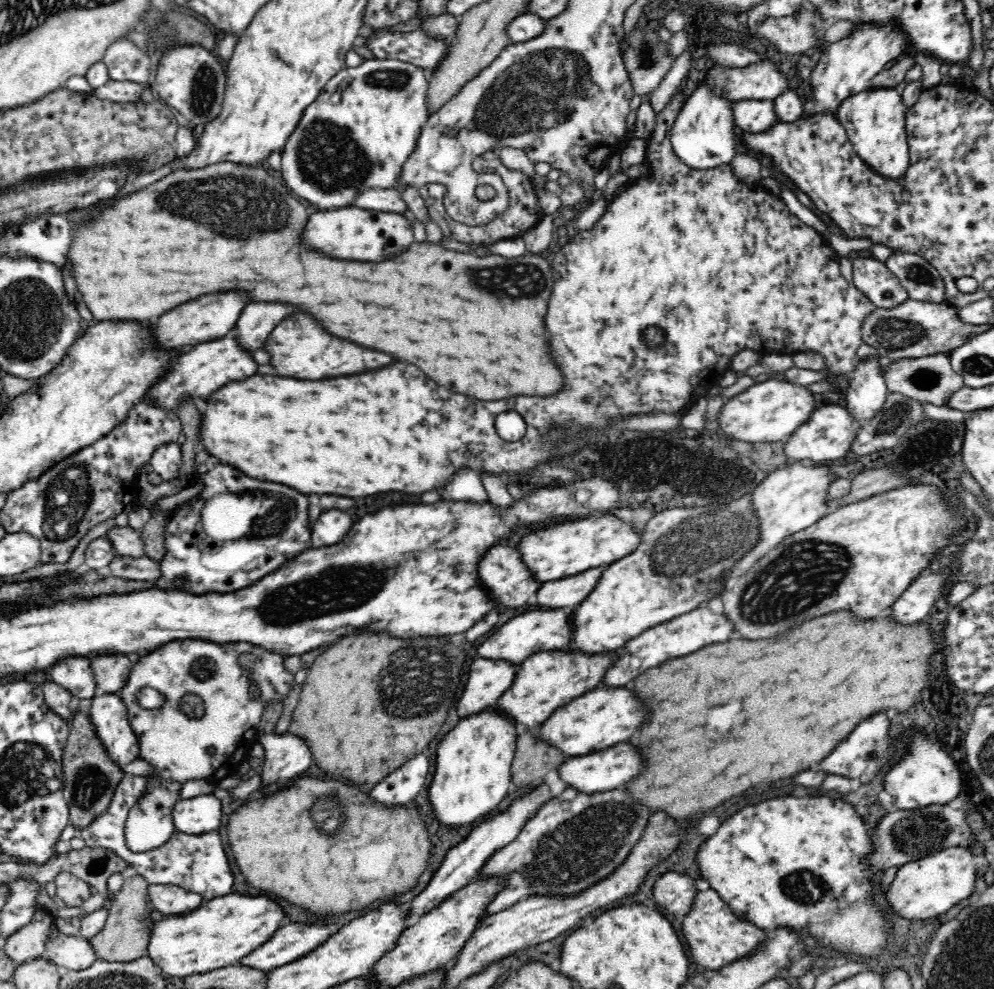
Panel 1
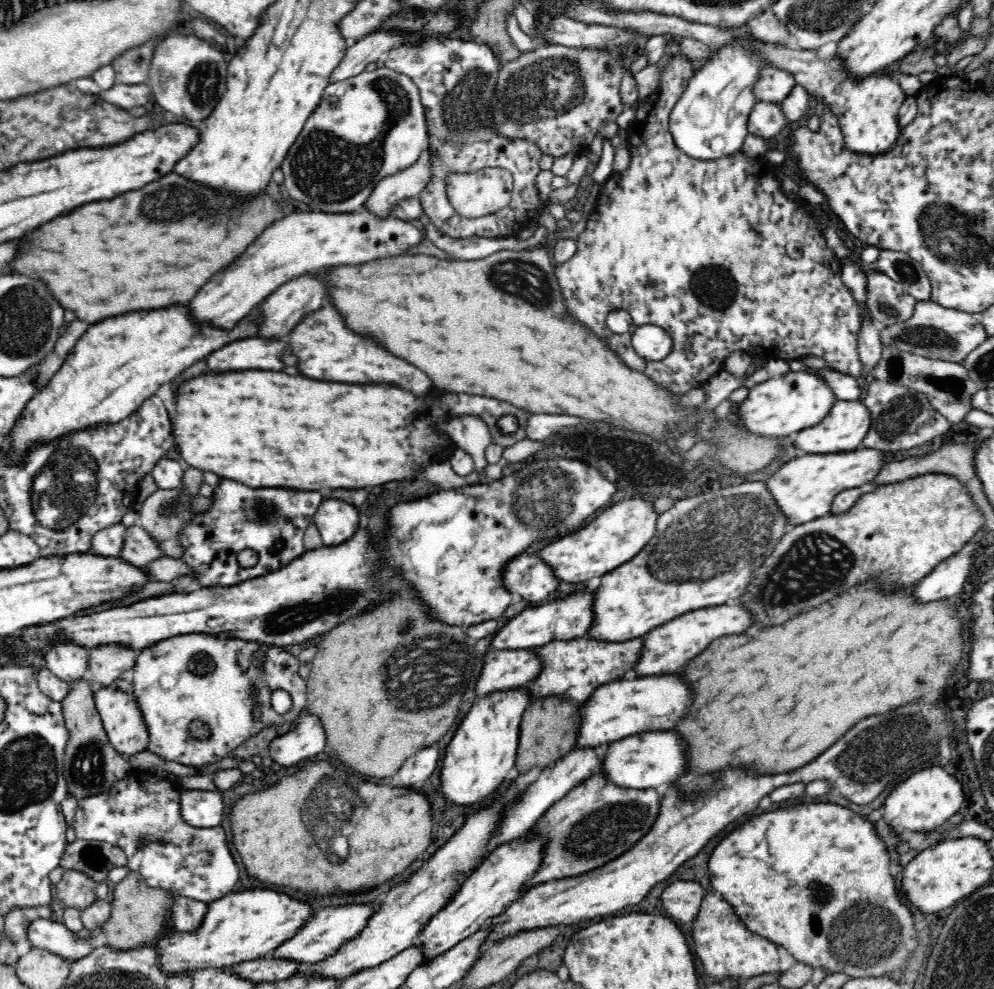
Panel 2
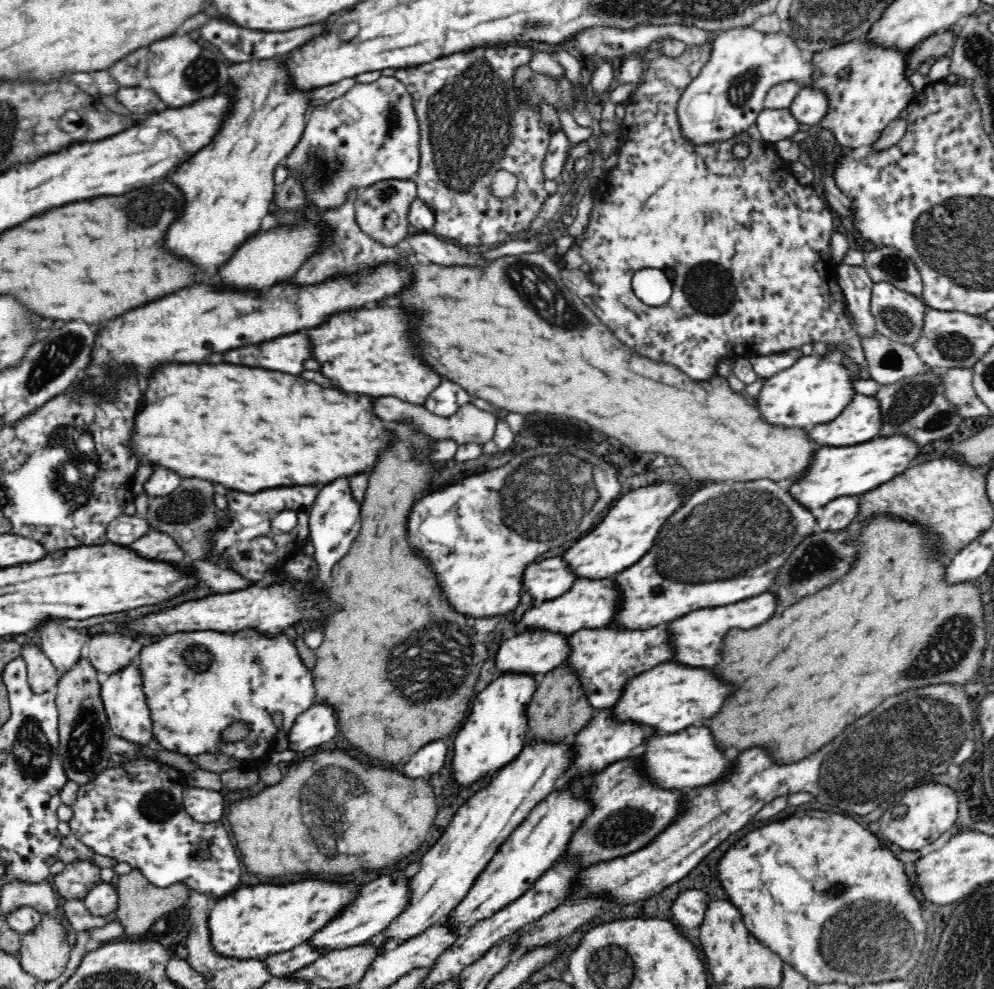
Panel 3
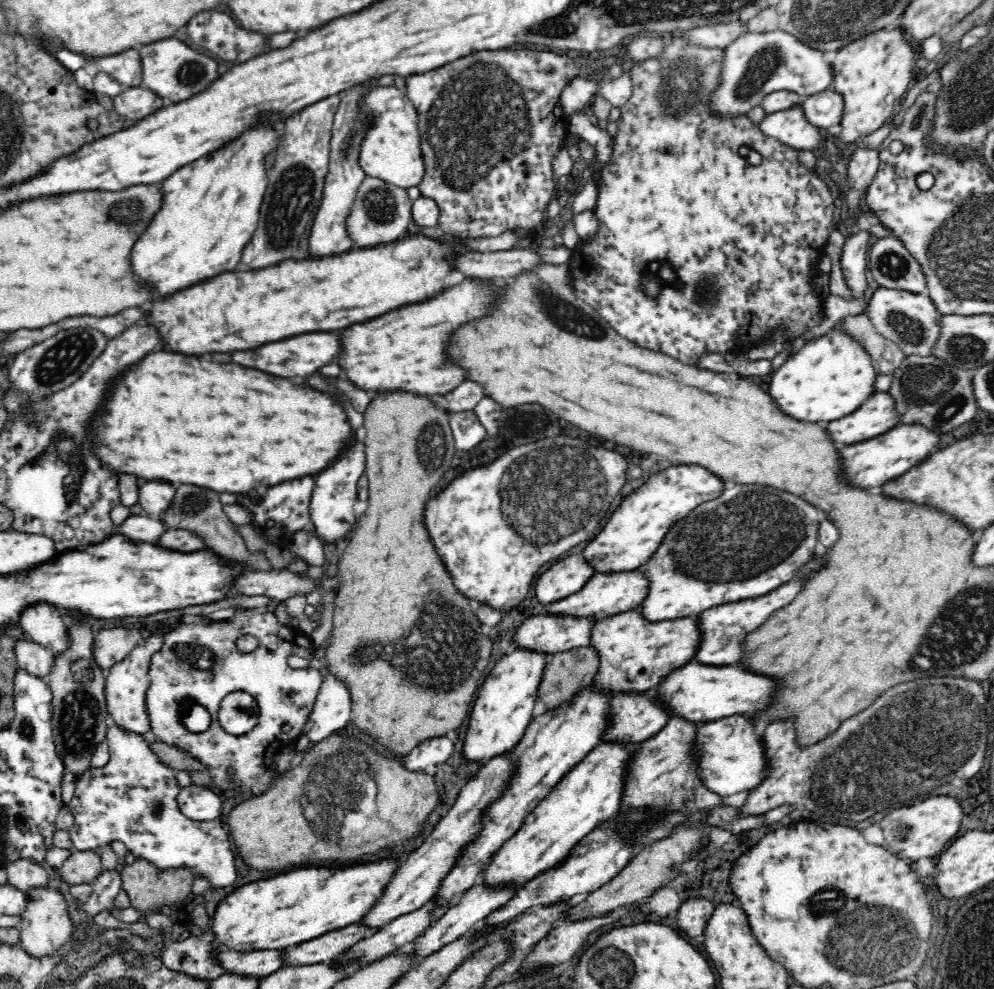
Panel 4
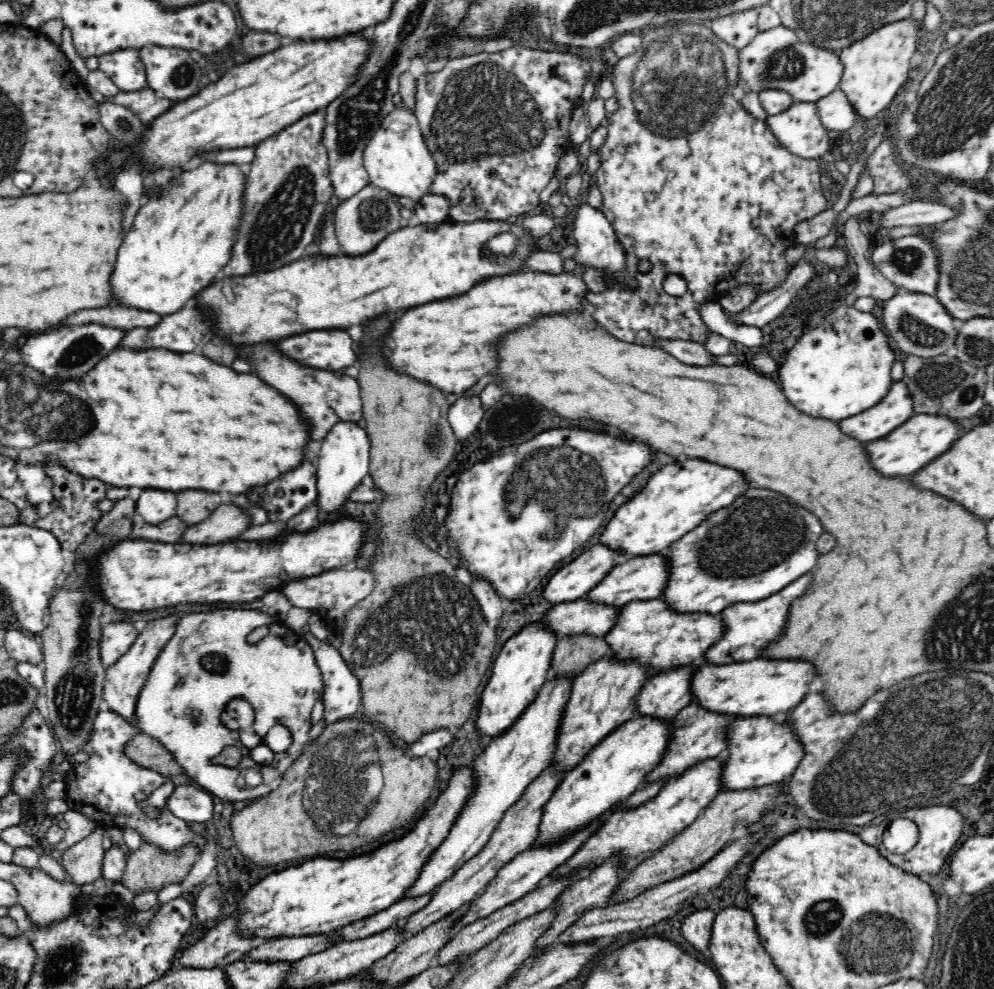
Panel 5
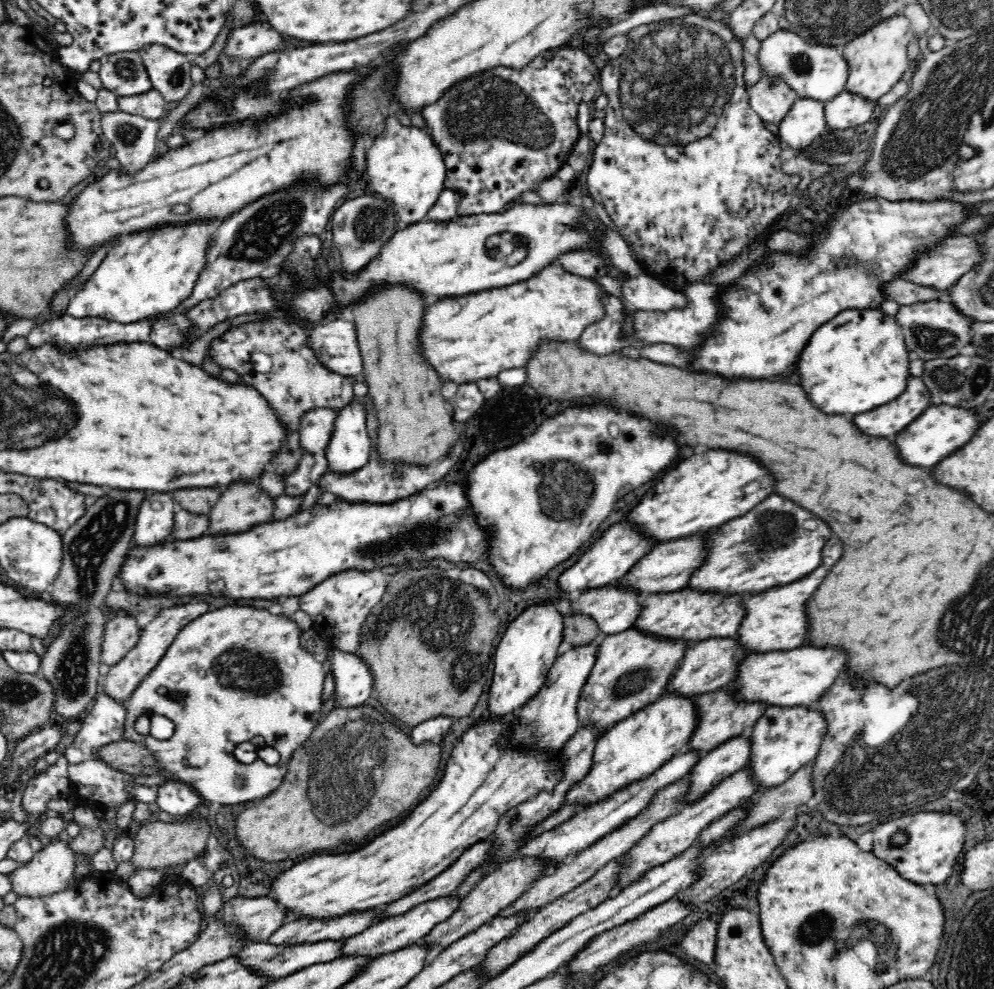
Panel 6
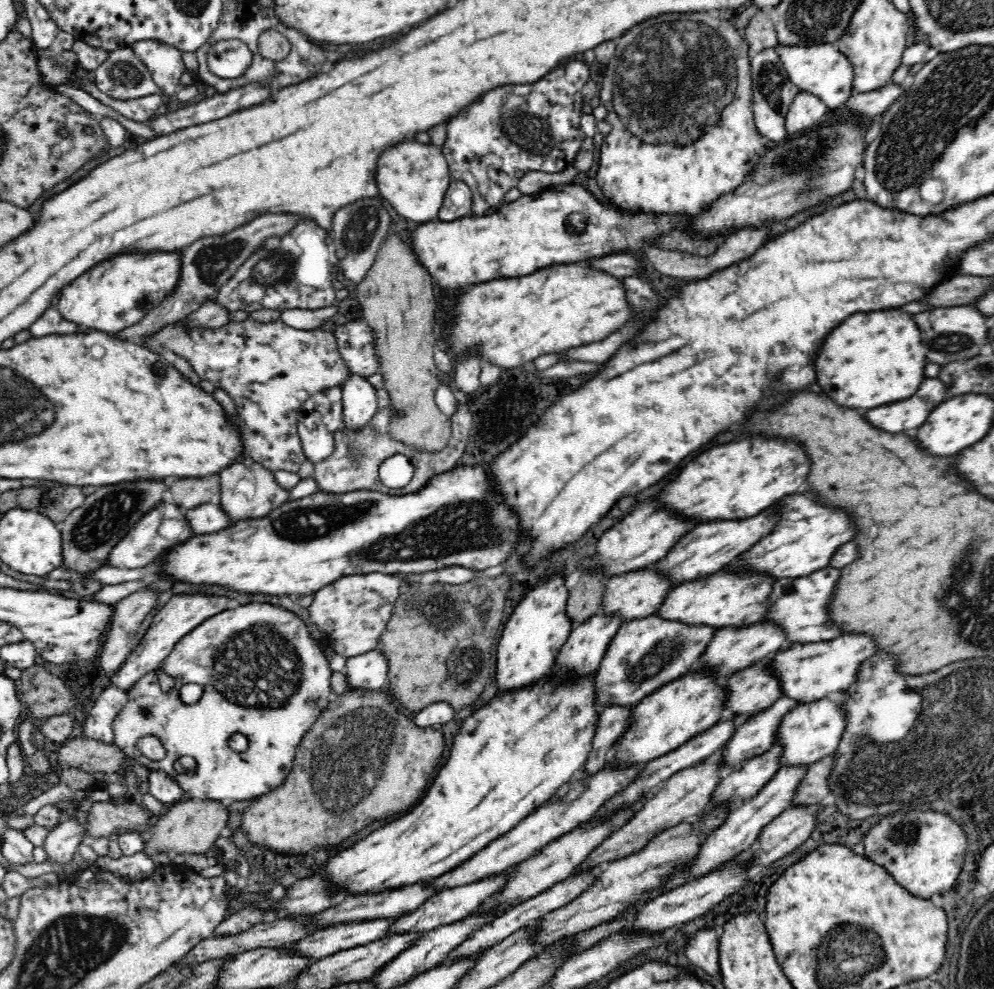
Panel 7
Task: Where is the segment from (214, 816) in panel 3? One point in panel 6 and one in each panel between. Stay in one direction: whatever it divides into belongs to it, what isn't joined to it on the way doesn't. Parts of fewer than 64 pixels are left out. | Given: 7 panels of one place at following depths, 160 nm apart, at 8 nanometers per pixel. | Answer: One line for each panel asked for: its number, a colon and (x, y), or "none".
4: (198, 803)
5: (188, 802)
6: (174, 797)

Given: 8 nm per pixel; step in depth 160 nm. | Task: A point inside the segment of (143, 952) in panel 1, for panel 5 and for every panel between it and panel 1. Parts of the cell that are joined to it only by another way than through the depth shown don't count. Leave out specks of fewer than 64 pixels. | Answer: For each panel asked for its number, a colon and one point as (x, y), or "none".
2: (138, 912)
3: (140, 903)
4: (149, 888)
5: (149, 867)

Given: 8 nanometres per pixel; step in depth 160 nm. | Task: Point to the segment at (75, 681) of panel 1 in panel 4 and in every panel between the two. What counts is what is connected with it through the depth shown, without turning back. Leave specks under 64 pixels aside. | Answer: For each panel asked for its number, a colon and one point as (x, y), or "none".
2: (67, 661)
3: (62, 645)
4: (44, 623)

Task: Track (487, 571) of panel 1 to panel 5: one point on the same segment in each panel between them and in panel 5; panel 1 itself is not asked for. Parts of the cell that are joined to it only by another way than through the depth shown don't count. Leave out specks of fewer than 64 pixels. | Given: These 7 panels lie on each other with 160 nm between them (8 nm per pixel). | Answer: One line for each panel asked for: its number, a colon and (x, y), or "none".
2: (528, 576)
3: (550, 579)
4: (564, 579)
5: (577, 578)

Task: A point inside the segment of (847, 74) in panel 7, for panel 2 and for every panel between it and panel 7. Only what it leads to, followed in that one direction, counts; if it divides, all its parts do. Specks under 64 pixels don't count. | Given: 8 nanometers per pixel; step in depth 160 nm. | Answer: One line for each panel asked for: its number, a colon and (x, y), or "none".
2: (710, 119)
3: (728, 94)
4: (756, 64)
5: (777, 59)
6: (819, 72)

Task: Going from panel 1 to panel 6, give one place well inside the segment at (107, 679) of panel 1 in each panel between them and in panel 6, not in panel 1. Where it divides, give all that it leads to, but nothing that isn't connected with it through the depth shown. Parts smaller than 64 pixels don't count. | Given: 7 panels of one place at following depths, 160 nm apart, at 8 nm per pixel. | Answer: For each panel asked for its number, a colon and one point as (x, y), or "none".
2: (106, 663)
3: (108, 653)
4: (110, 646)
5: (116, 638)
6: (119, 638)

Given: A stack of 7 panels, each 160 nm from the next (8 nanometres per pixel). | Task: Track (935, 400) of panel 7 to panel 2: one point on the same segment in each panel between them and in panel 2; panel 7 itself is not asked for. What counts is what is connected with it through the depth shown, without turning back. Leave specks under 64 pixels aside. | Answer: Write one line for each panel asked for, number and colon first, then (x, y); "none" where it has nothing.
2: (849, 421)
3: (861, 421)
4: (879, 414)
5: (896, 408)
6: (896, 415)

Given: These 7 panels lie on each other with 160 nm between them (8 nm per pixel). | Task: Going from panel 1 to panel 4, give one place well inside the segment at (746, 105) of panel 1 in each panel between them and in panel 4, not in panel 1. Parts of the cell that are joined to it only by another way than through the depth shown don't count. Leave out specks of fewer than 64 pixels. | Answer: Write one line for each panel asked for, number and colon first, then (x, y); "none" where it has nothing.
2: (766, 120)
3: (774, 125)
4: (789, 126)

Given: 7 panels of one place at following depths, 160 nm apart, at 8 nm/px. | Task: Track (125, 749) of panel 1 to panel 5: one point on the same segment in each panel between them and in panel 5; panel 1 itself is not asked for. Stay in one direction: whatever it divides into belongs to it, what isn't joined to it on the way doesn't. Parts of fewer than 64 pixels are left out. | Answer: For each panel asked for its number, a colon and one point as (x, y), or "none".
2: (123, 721)
3: (122, 693)
4: (127, 681)
5: (124, 679)

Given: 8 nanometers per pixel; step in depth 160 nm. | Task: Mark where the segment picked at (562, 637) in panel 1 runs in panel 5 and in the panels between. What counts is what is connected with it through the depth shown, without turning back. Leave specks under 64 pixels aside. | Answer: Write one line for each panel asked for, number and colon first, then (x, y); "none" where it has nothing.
2: (569, 616)
3: (591, 603)
4: (606, 594)
5: (641, 578)

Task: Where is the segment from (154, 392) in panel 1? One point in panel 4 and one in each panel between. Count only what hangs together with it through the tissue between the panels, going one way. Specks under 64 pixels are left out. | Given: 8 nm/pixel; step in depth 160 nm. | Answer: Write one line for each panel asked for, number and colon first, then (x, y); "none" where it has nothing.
2: (253, 353)
3: (287, 354)
4: (299, 356)

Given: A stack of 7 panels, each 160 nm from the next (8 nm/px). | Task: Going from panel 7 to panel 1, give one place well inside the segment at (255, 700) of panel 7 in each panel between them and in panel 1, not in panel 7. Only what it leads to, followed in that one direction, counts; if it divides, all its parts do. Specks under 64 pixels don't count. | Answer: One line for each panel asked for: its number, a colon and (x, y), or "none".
1: (180, 748)
2: (195, 677)
3: (197, 684)
4: (199, 663)
5: (189, 684)
6: (243, 671)

